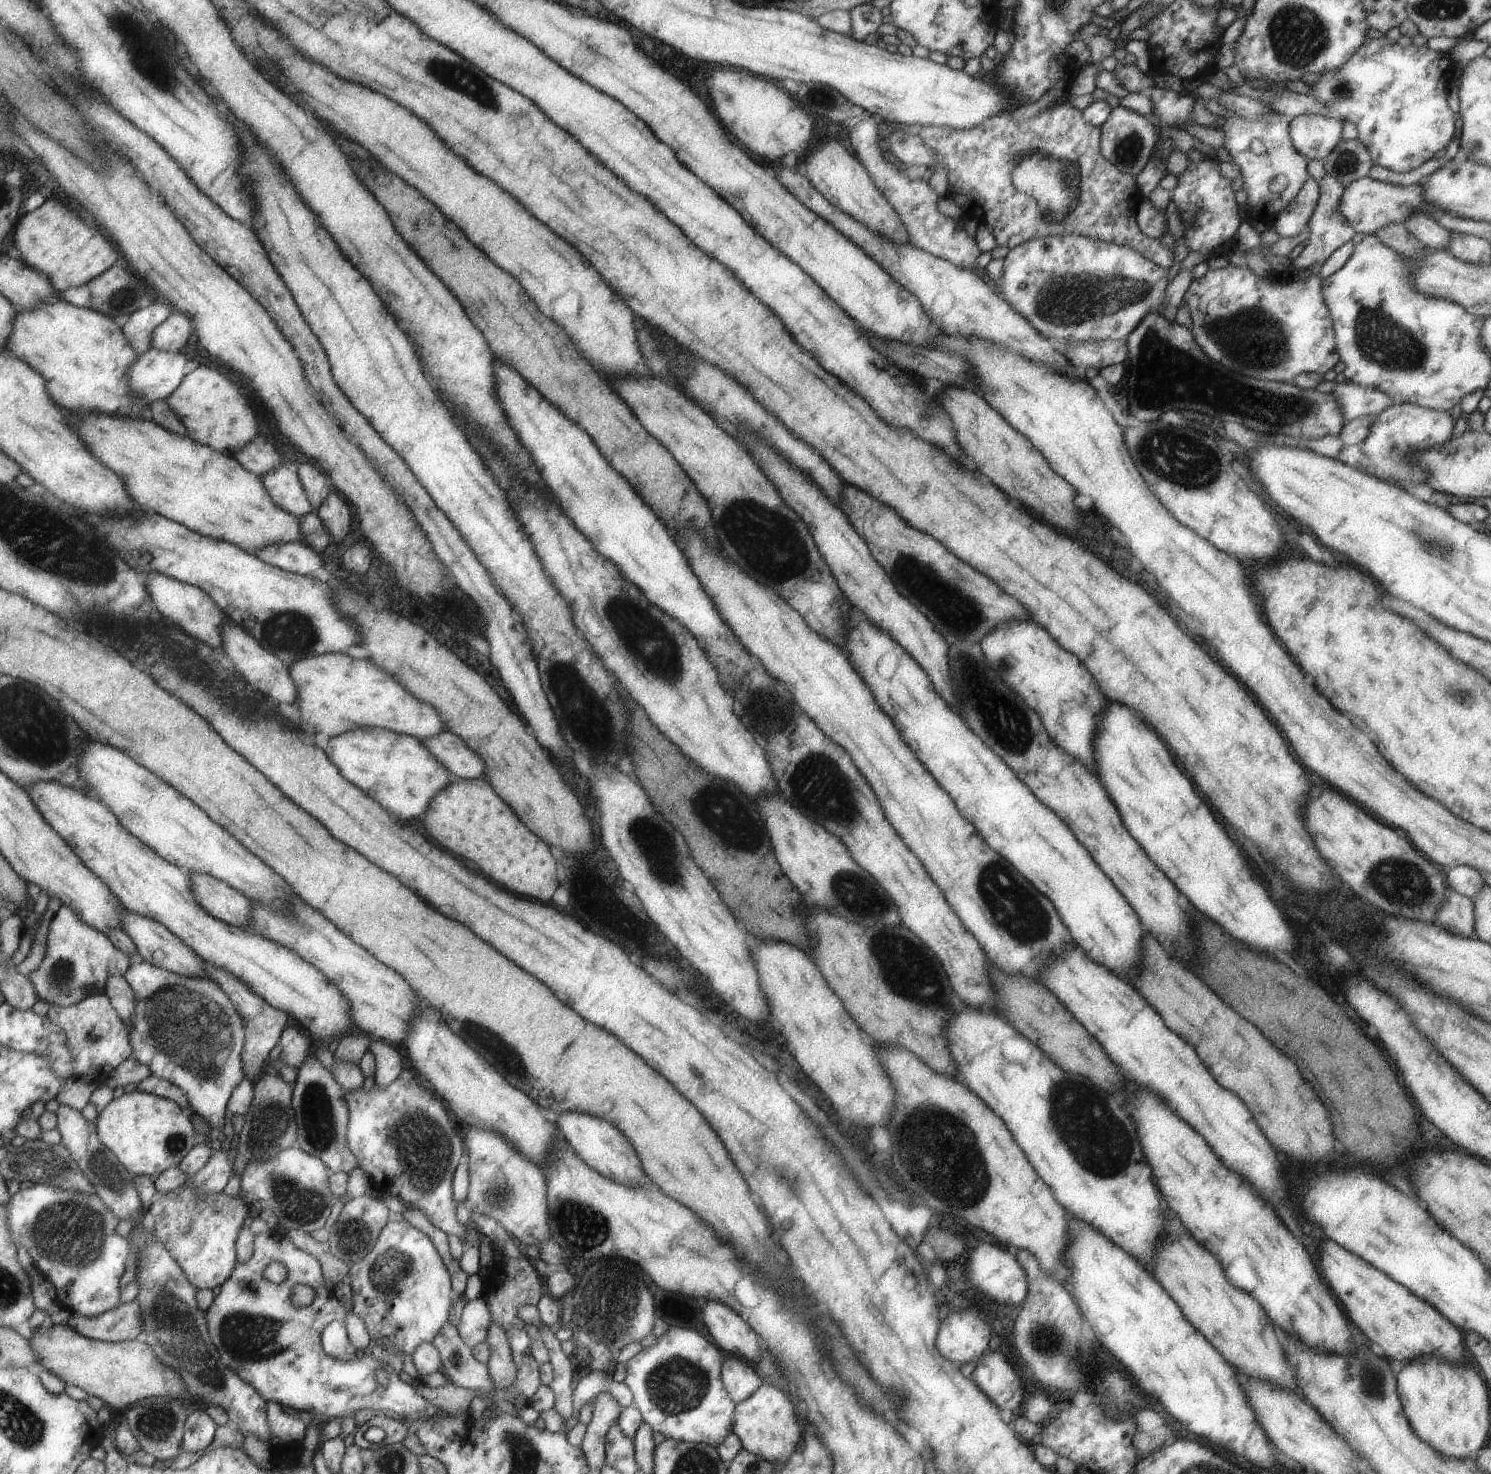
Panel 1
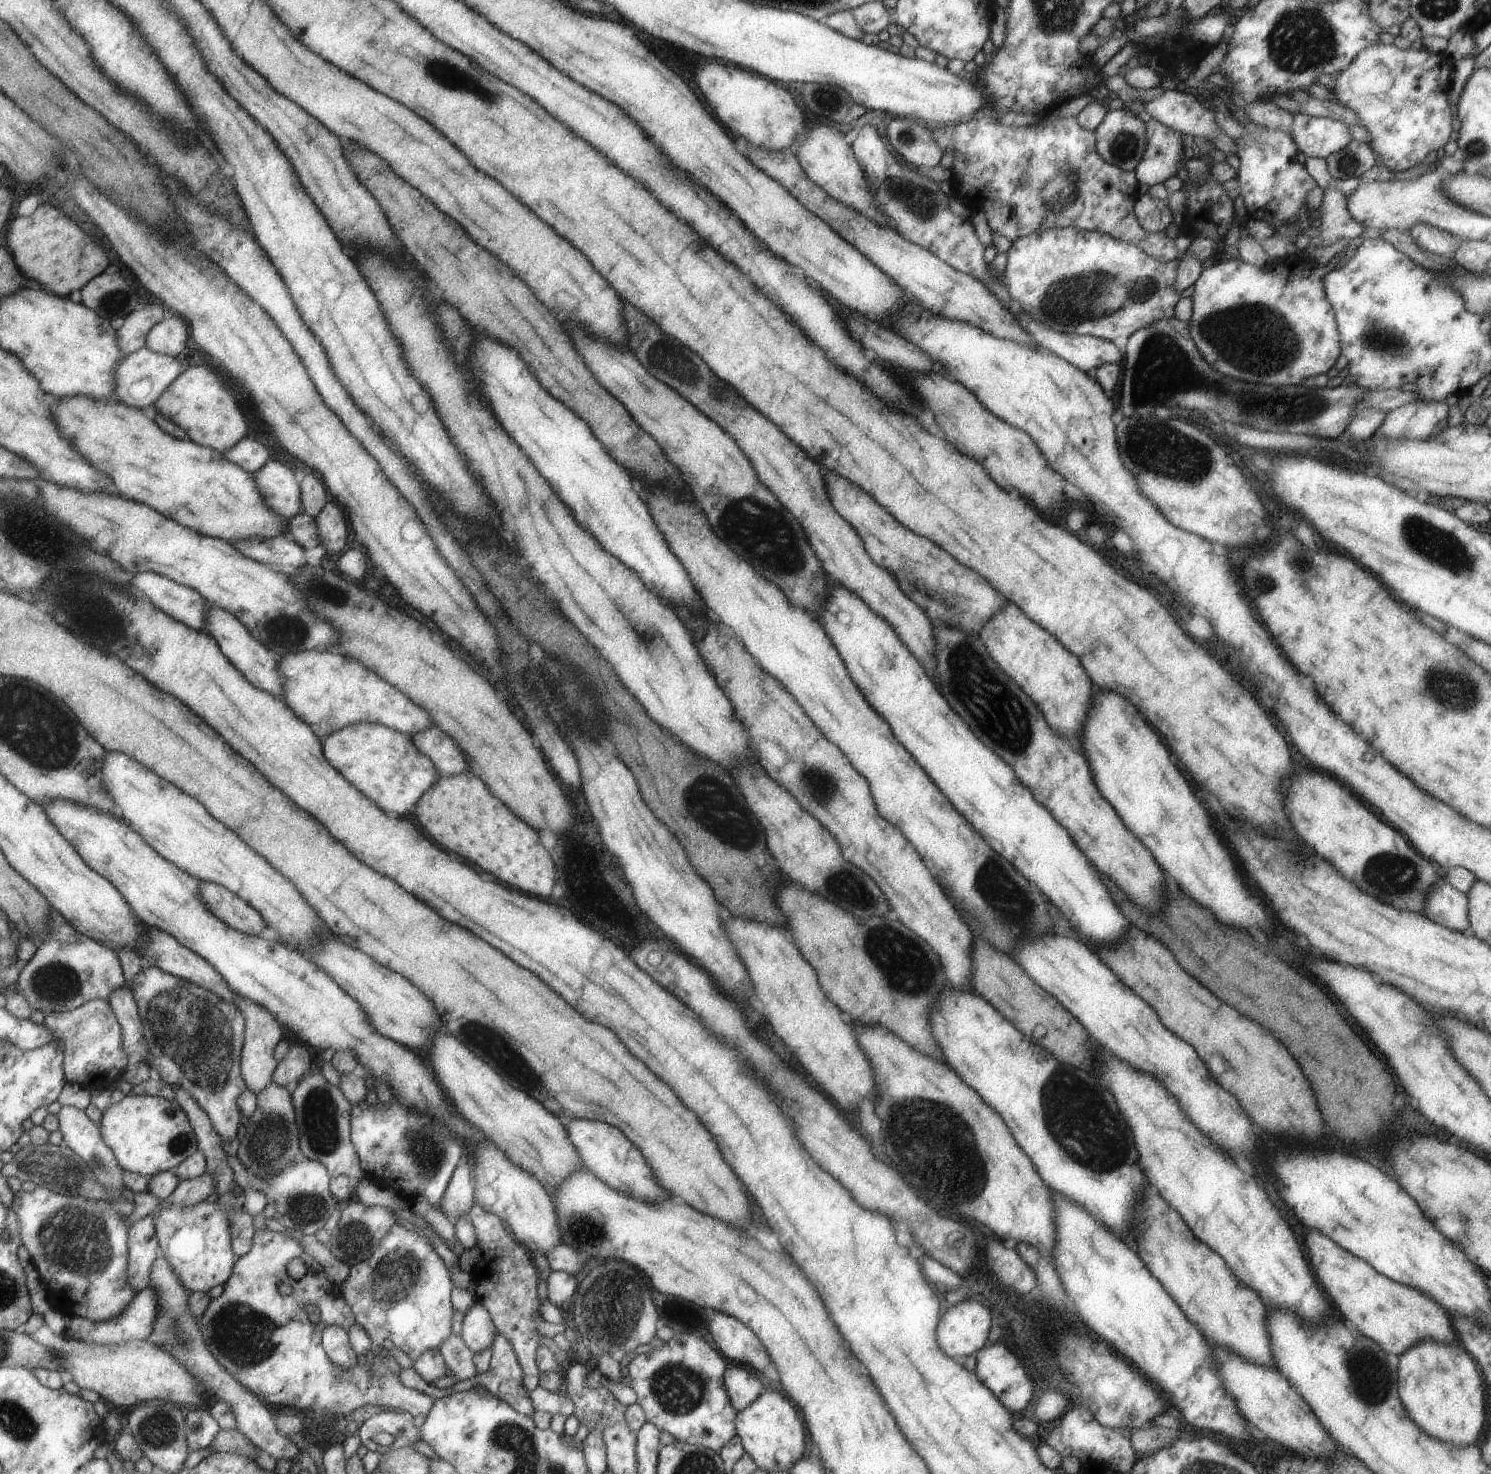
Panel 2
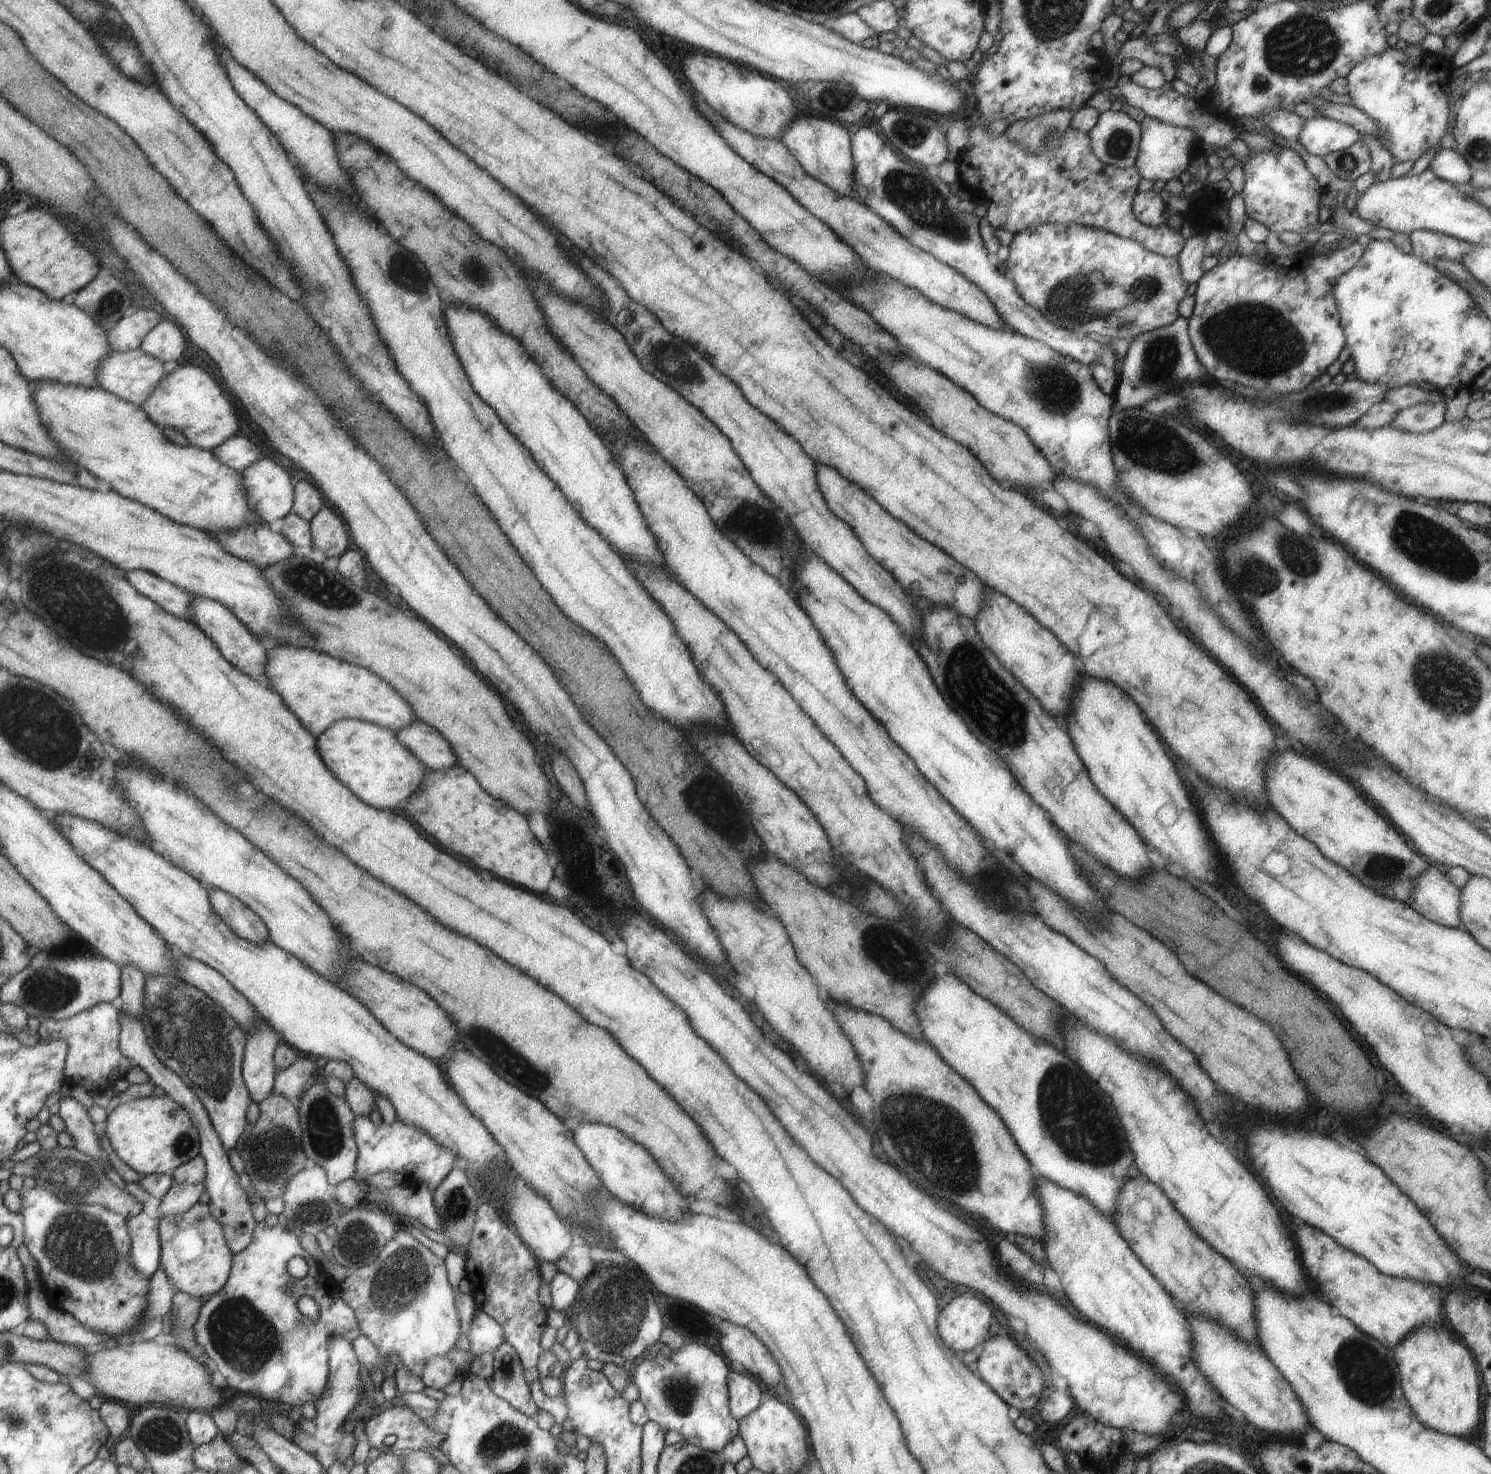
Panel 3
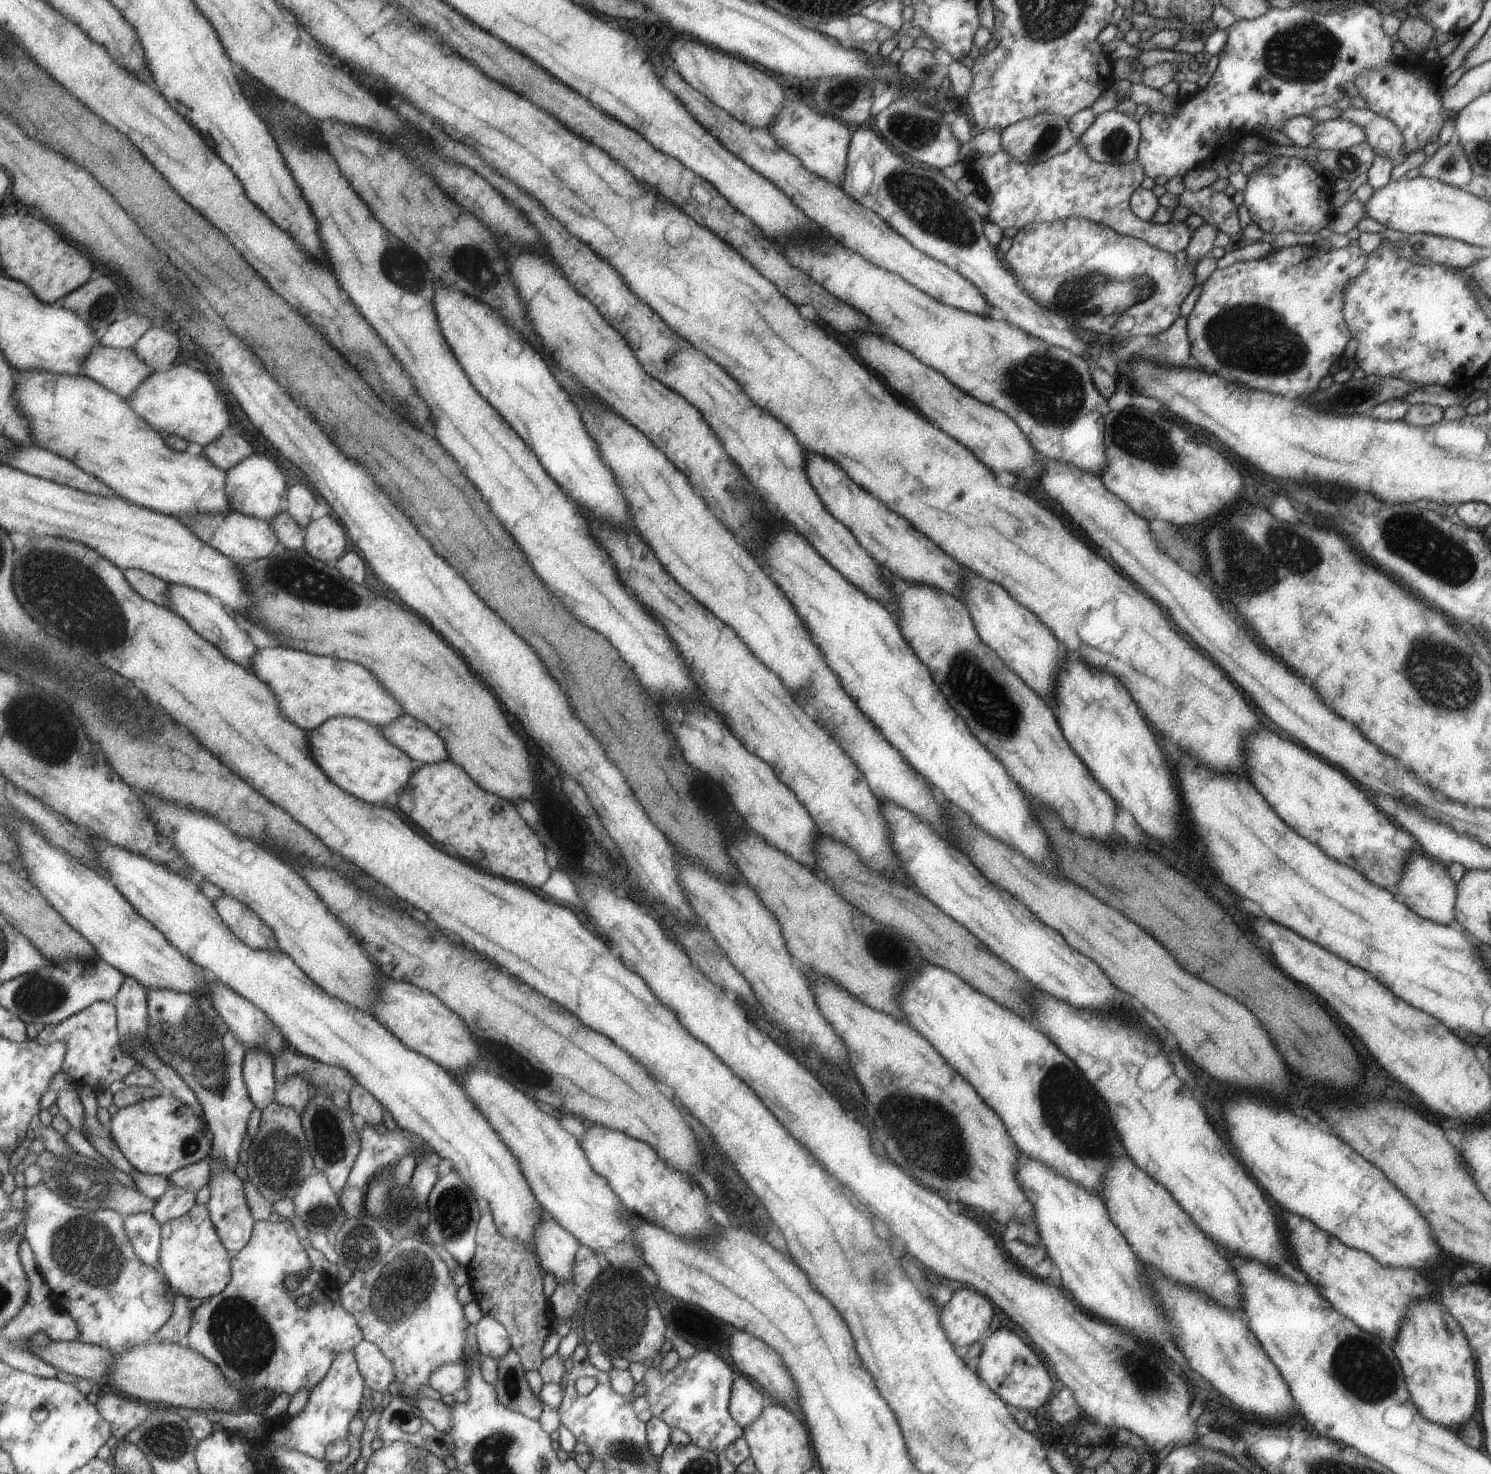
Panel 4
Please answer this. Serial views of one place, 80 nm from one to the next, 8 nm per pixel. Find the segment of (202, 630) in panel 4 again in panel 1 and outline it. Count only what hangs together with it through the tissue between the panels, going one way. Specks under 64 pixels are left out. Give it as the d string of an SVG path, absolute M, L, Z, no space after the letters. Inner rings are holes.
M225 619L224 625L222 626L222 636L225 646L225 654L235 660L235 668L237 672L243 674L243 678L247 682L251 682L251 686L259 692L267 692L267 696L279 704L283 702L295 702L297 698L297 685L293 680L293 677L289 672L291 672L288 665L279 658L275 656L273 652L269 652L268 649L263 648L261 643L246 629L243 628L240 624L237 624L233 619Z

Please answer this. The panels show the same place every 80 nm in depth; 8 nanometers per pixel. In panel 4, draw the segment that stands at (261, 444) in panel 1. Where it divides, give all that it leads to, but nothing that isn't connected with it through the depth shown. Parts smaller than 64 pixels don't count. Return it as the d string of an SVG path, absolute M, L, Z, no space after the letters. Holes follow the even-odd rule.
M227 430L213 444L203 447L201 454L215 462L221 470L228 472L233 466L241 464L245 458L251 456L251 452L253 446L249 444L249 440L245 440L235 430Z

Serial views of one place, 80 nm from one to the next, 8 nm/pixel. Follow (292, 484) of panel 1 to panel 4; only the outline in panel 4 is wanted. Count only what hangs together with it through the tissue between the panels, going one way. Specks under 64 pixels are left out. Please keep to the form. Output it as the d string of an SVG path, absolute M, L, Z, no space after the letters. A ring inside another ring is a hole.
M251 454L241 464L233 466L227 472L227 492L229 492L233 508L235 508L235 511L240 511L248 516L255 516L259 520L273 522L275 516L283 513L281 501L286 488L285 474L275 464L275 460L271 460L269 456Z

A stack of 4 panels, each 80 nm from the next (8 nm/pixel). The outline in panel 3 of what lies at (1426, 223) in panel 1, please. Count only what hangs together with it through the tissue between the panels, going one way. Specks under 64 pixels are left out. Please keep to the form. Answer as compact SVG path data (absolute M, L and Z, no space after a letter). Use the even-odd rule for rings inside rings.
M1413 230L1408 238L1412 247L1412 255L1421 261L1433 258L1459 261L1471 250L1472 246L1453 236L1429 230Z

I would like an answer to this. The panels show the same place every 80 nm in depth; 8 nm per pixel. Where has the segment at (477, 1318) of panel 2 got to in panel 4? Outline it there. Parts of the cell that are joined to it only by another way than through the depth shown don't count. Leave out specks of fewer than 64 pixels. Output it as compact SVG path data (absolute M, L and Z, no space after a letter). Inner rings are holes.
M486 1315L474 1325L474 1335L471 1340L474 1340L476 1351L482 1357L491 1356L495 1361L511 1348L505 1328Z

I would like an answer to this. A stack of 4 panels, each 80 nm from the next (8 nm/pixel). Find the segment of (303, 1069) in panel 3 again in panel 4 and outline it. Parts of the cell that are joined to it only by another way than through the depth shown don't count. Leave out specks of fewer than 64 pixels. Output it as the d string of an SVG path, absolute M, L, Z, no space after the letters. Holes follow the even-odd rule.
M295 1074L289 1076L285 1084L278 1084L275 1098L276 1102L291 1106L303 1114L313 1099L314 1091L311 1082L307 1082L301 1074Z

